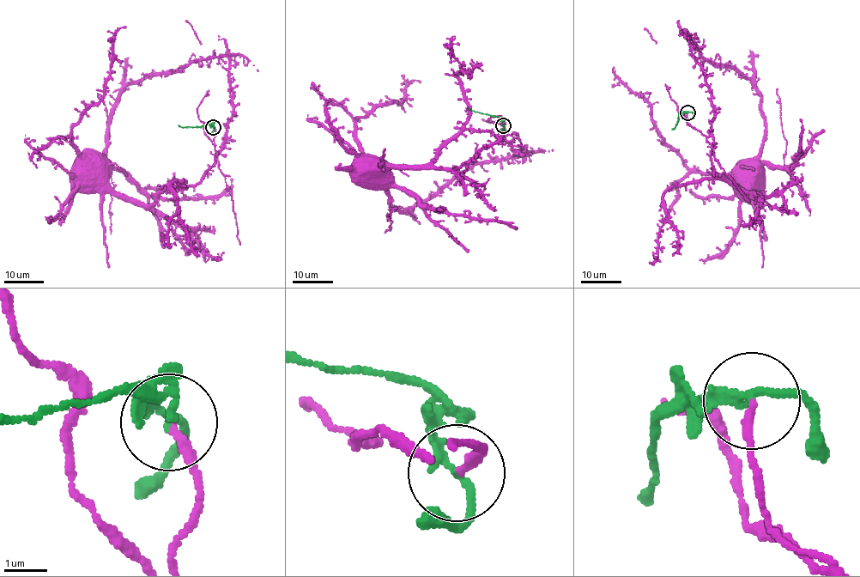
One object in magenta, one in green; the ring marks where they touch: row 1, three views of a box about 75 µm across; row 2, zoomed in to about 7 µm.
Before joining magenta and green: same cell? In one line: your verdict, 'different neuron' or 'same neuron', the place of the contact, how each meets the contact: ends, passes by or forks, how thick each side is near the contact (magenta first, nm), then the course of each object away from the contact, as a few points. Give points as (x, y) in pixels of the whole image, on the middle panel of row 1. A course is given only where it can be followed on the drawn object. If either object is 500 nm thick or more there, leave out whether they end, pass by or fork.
different neuron; at (503, 125); magenta ends there; green passes by; 200 nm thick on the magenta side, 160 nm on the other; magenta runs (503, 124), (501, 139), (493, 132), (460, 130), (429, 163), (398, 167), (369, 160); green runs (503, 125), (499, 117), (467, 108)

